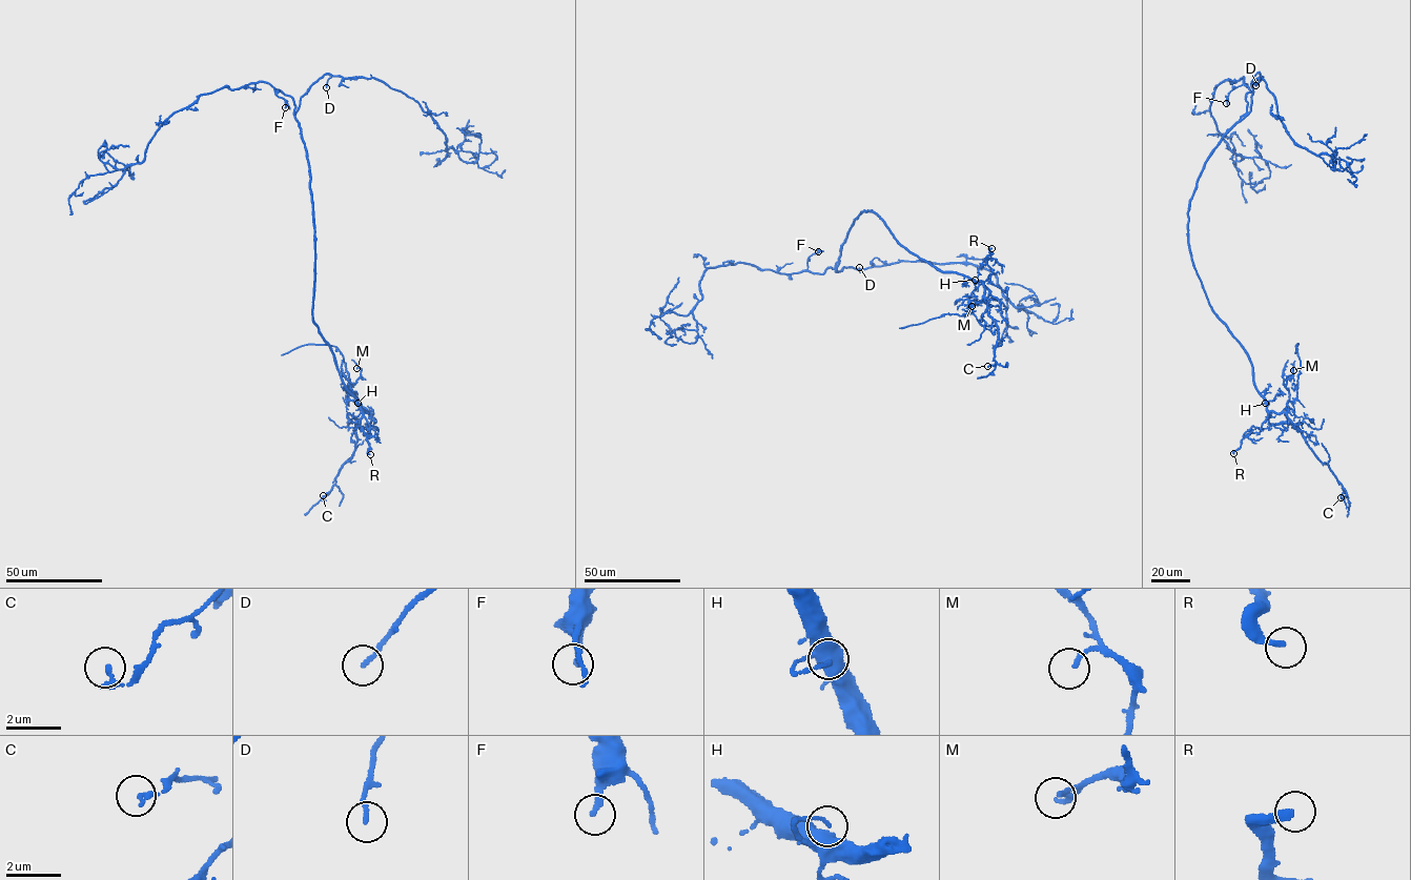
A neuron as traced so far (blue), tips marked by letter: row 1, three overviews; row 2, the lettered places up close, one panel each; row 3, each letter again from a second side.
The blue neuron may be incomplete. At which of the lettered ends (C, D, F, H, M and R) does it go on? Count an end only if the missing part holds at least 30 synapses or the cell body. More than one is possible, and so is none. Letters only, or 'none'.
D, F, R

